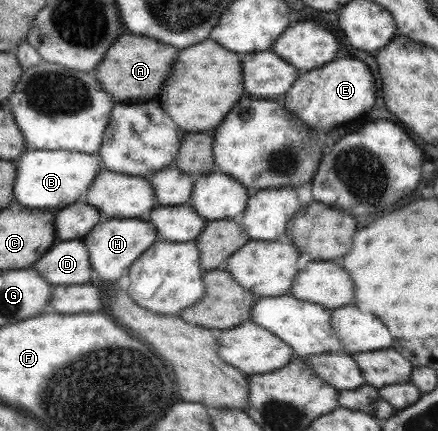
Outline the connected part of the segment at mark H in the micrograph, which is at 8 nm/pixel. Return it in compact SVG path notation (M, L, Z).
M109 218L95 224L81 239L89 254L90 281L92 283L123 282L130 264L158 239L153 225L144 219Z

